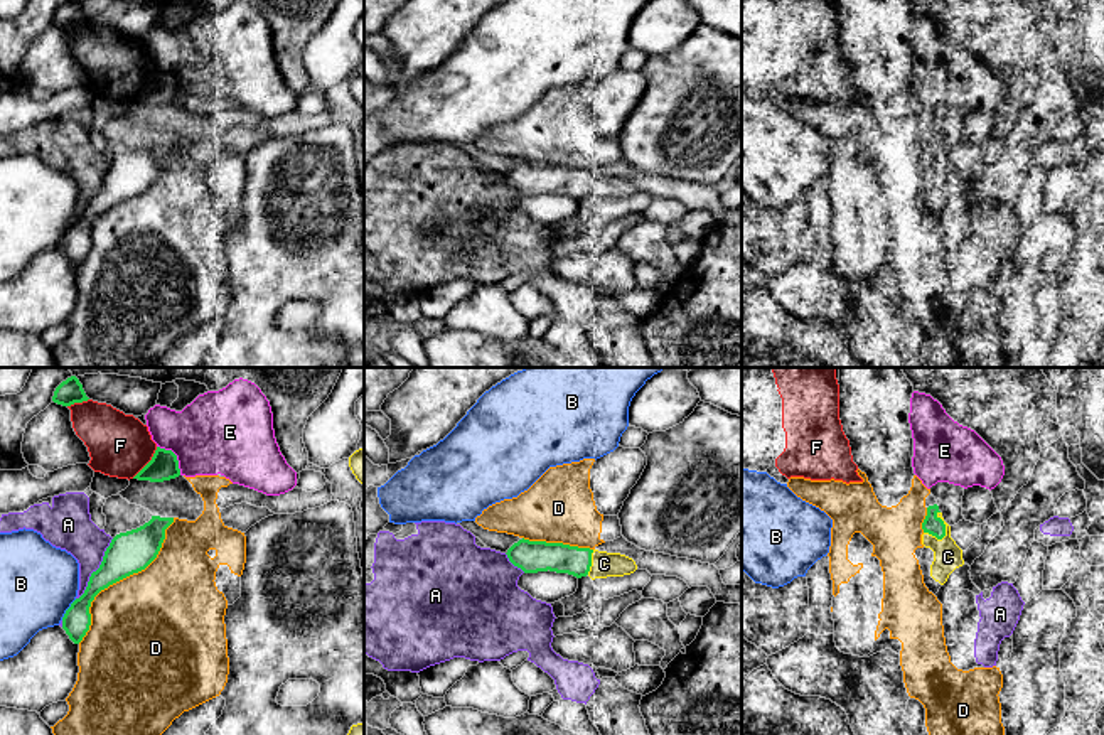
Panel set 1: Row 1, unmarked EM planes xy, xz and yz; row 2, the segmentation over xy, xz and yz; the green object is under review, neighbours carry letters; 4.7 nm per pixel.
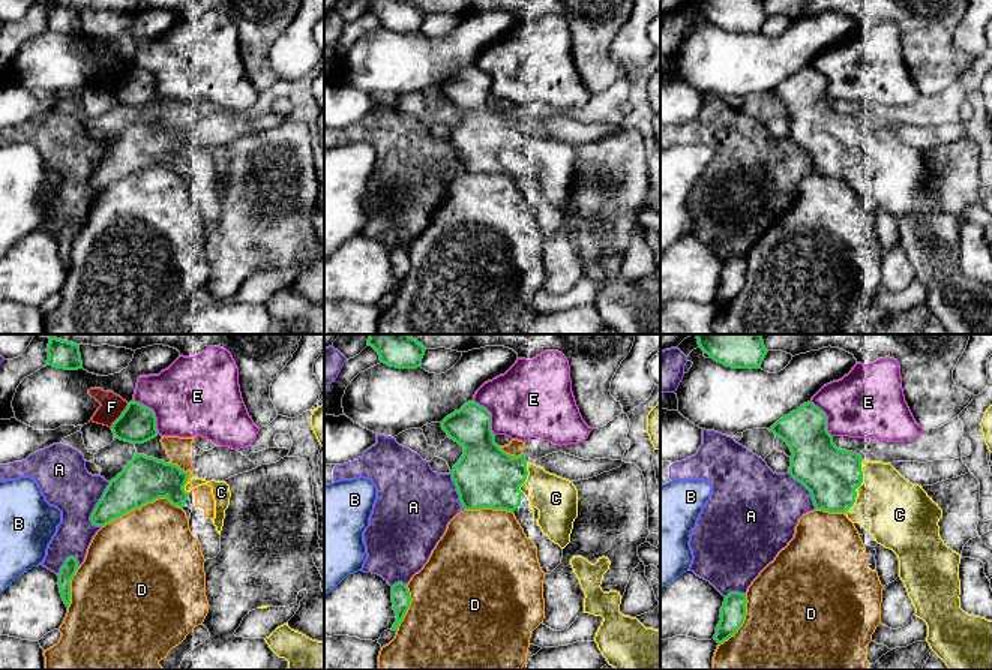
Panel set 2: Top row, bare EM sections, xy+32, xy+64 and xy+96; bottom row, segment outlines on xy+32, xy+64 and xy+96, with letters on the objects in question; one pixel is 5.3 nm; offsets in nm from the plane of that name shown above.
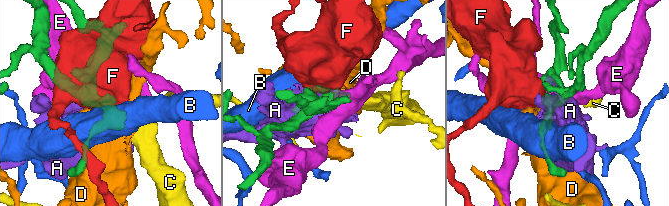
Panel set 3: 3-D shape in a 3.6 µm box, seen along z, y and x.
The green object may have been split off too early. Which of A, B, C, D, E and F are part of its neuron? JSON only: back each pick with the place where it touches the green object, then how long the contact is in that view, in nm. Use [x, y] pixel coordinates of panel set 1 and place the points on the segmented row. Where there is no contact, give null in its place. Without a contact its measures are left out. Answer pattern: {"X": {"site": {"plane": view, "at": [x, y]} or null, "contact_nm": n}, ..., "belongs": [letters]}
{"C": {"site": {"plane": "yz", "at": [944, 526]}, "contact_nm": 140}, "belongs": ["C"]}

